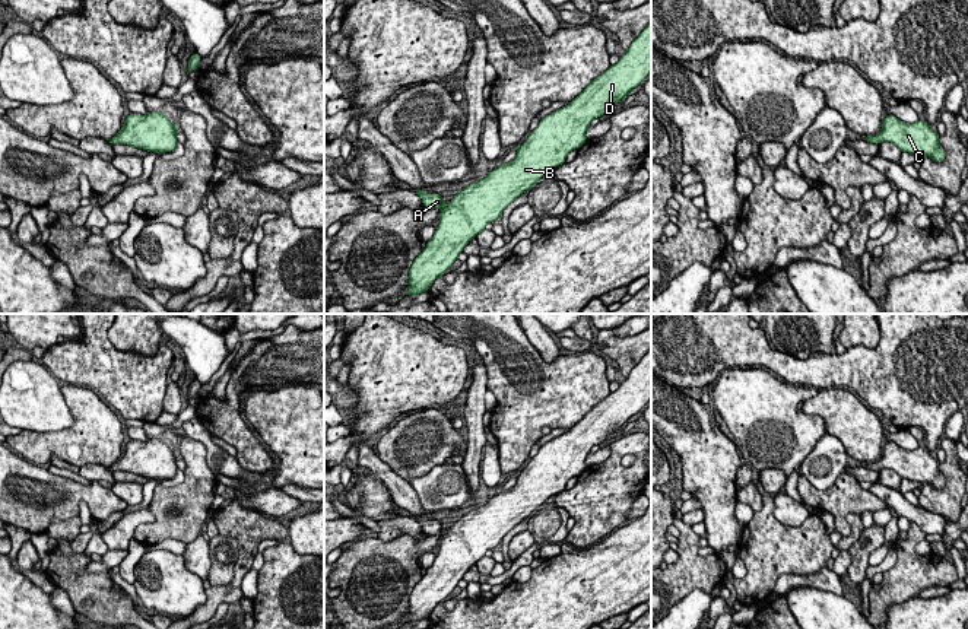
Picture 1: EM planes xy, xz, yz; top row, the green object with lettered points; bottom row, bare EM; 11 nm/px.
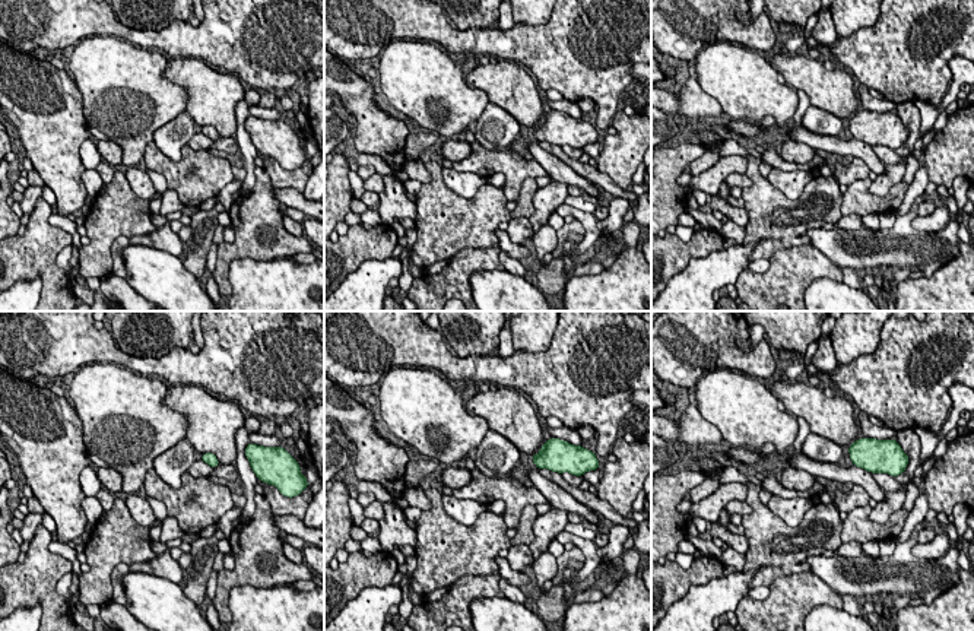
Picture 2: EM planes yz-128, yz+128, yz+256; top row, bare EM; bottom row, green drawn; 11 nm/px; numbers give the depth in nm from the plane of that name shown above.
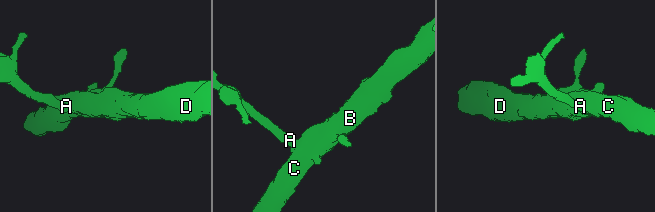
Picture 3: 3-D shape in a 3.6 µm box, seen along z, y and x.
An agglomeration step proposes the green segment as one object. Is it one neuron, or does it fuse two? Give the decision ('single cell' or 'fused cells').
single cell

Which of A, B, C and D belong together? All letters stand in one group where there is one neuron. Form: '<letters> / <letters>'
A B C D

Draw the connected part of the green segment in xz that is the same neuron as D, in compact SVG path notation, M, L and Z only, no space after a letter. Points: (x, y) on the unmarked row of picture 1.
M651 349L632 368L619 388L597 403L568 432L550 439L539 448L527 467L517 473L517 483L501 490L483 506L475 508L460 517L451 528L444 530L441 521L426 520L420 515L413 518L422 525L423 534L441 536L439 552L434 563L413 587L409 597L409 617L406 623L418 623L431 616L437 604L445 601L463 579L463 575L480 560L488 550L496 547L502 539L523 520L529 518L546 499L565 490L569 479L580 476L585 468L585 458L594 445L602 444L610 433L619 431L634 414L651 400Z

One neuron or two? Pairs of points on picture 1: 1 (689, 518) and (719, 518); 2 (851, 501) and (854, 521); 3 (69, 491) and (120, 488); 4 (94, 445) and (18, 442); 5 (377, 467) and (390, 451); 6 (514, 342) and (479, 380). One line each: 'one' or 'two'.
1: two
2: two
3: two
4: one
5: two
6: two

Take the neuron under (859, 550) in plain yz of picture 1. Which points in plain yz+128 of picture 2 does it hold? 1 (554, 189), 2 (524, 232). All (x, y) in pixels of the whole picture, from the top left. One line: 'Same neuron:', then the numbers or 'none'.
Same neuron: 1

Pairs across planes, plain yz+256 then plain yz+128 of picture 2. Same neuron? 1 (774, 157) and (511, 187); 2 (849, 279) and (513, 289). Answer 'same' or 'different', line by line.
1: same
2: different

